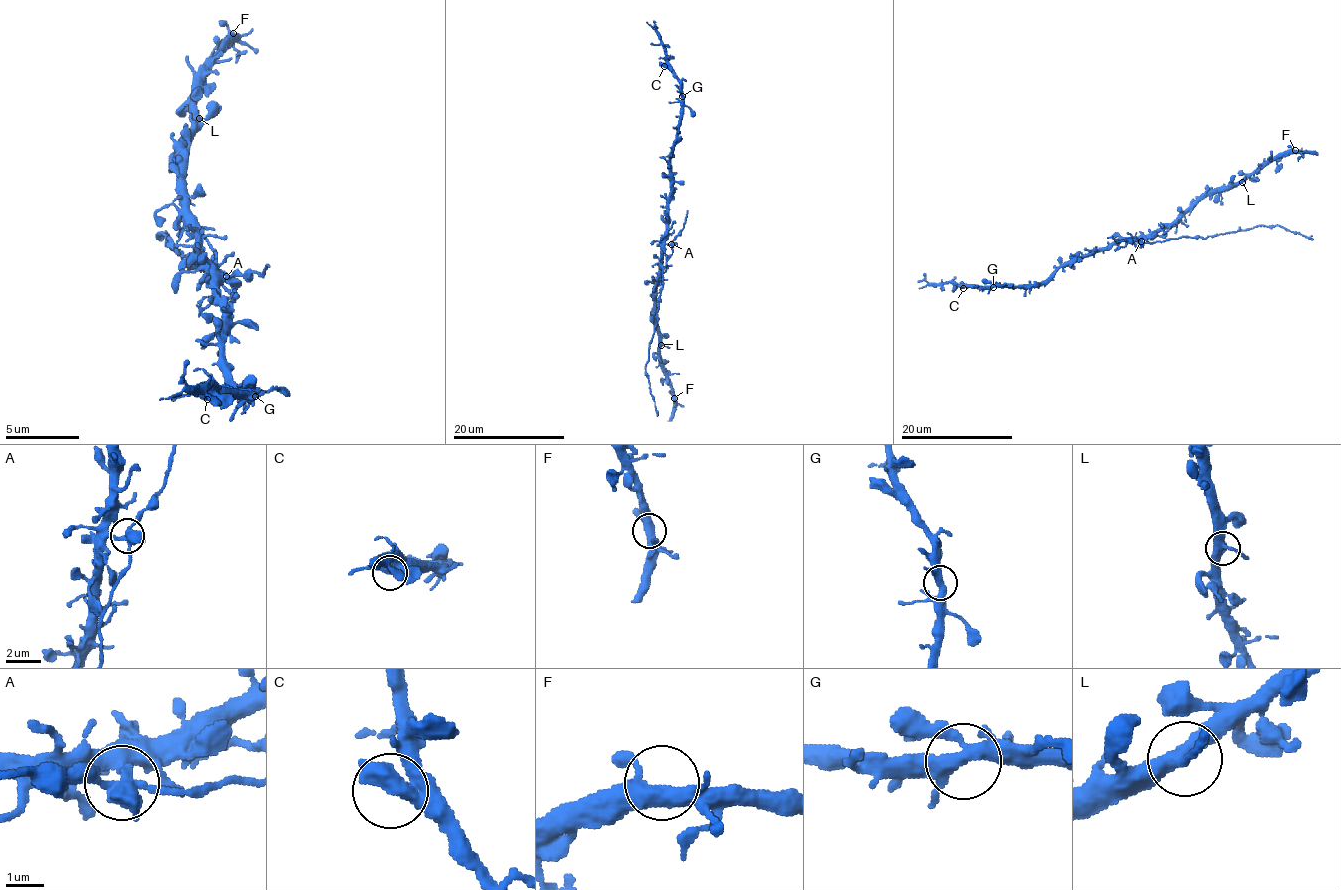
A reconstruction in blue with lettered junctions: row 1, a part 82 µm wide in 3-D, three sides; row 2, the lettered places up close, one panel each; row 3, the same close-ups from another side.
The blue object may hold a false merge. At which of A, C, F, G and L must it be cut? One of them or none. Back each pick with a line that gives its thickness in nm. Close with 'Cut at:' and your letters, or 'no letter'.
Cut at: no letter

